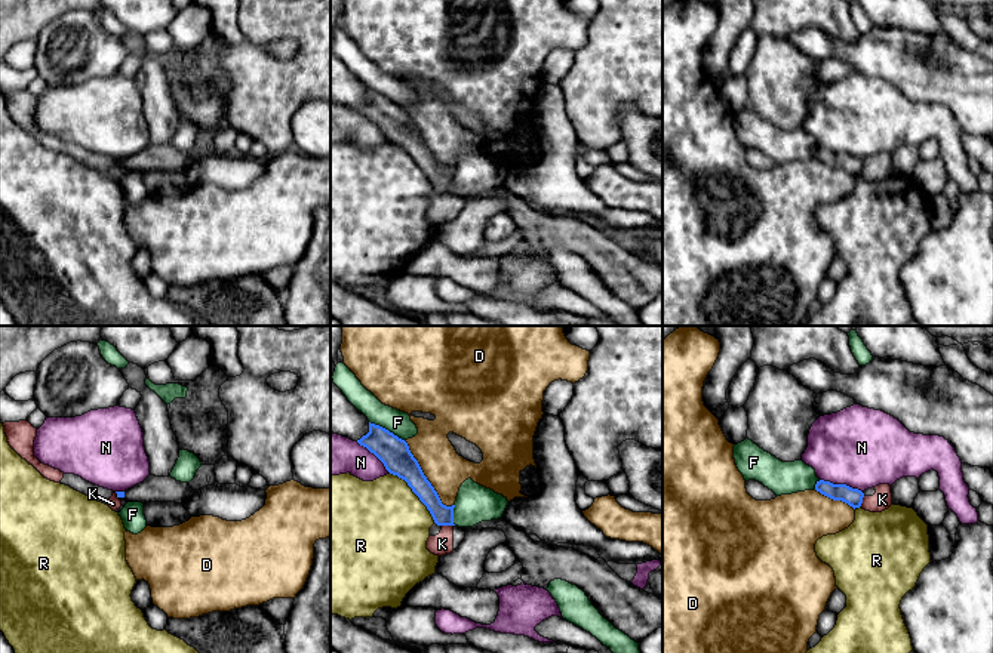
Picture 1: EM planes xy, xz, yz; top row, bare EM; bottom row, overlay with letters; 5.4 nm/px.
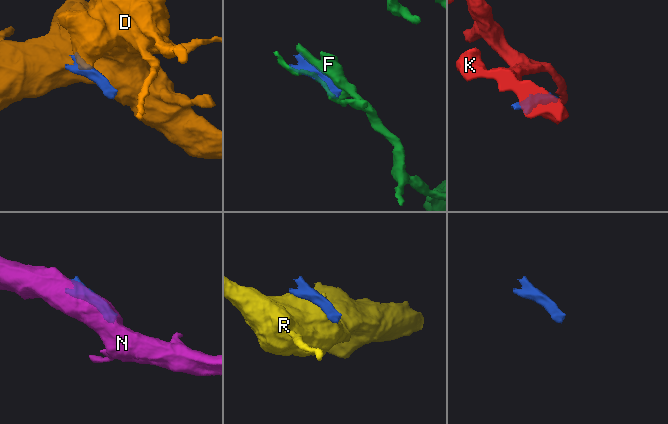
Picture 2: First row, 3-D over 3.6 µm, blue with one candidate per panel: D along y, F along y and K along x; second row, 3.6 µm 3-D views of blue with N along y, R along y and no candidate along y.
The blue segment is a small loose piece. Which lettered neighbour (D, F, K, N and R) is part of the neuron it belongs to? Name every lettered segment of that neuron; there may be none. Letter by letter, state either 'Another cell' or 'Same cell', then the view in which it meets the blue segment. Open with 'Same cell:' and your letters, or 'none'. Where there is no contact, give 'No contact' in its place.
Same cell: none
D: Another cell. Touches blue in xz
F: Another cell. Touches blue in xz
K: Another cell. Touches blue in xz
N: Another cell. Touches blue in yz
R: Another cell. Touches blue in xz

